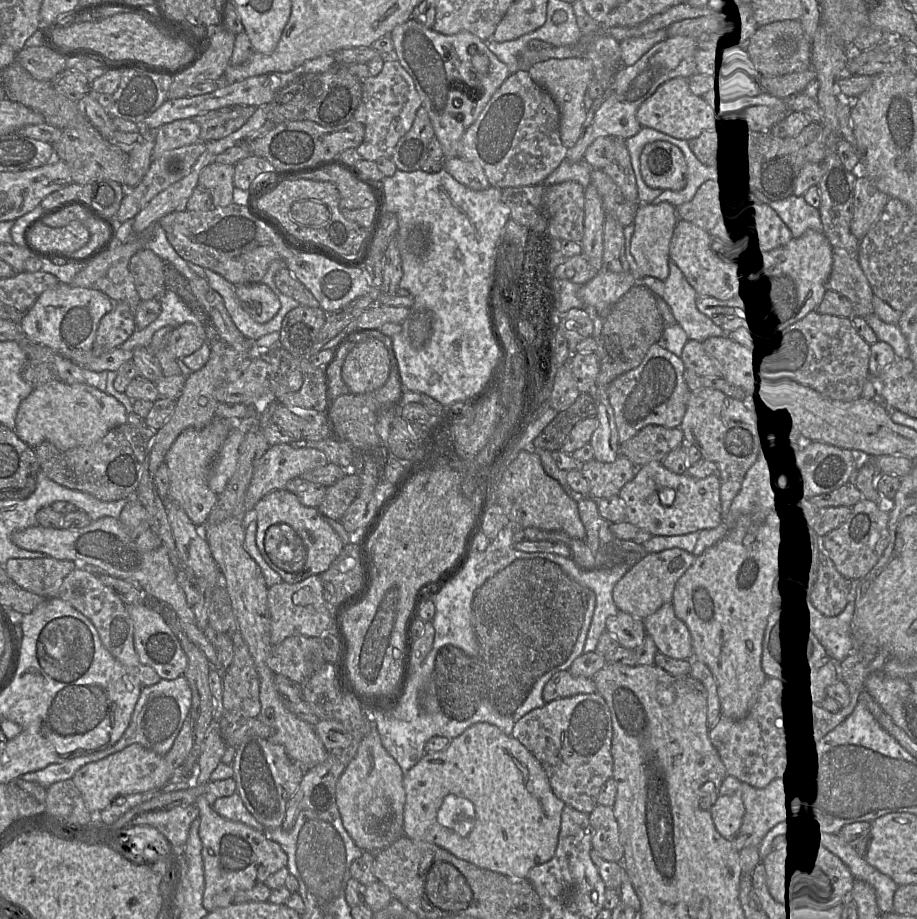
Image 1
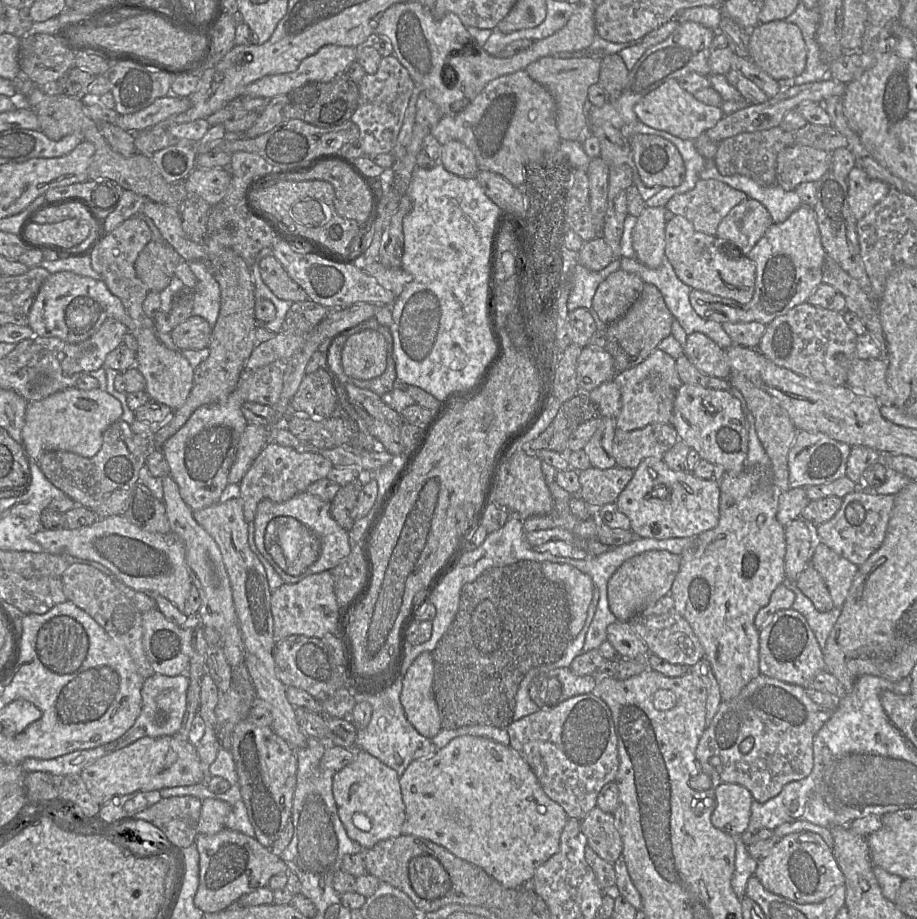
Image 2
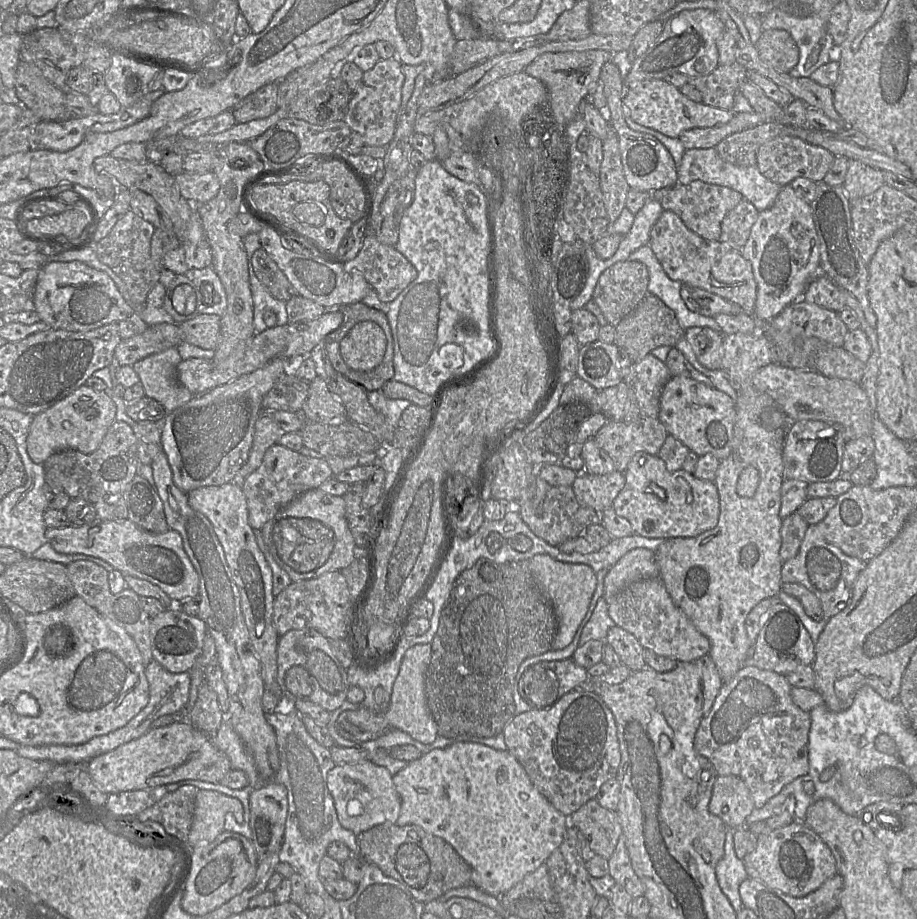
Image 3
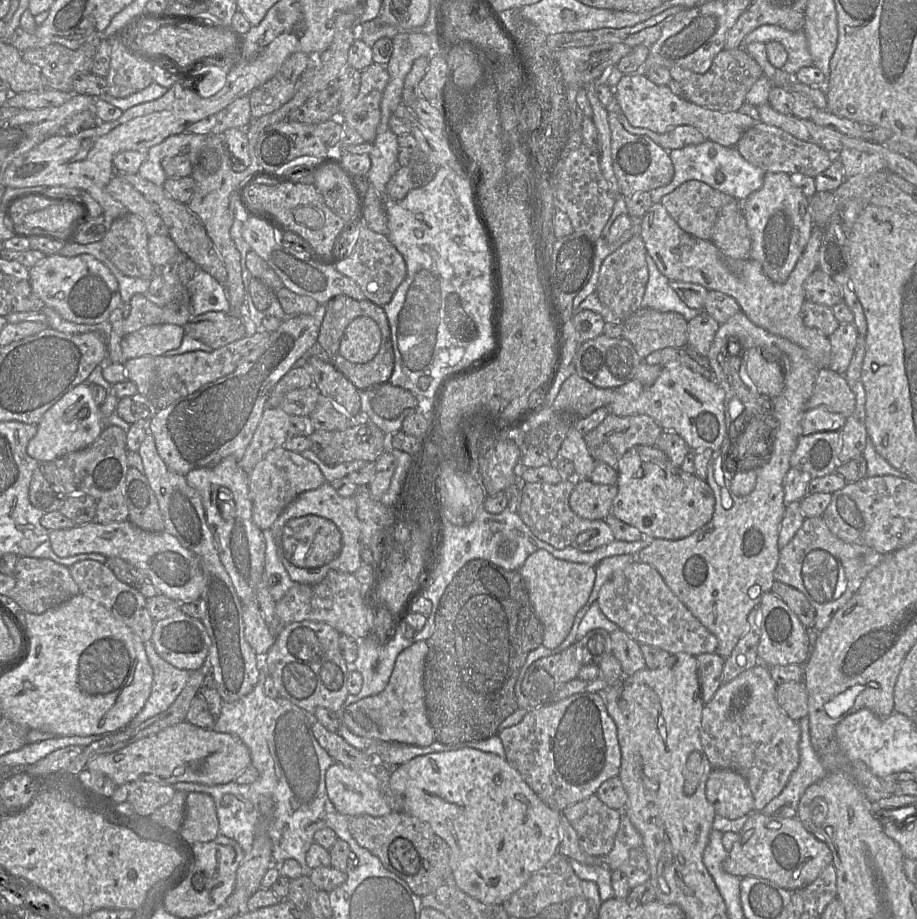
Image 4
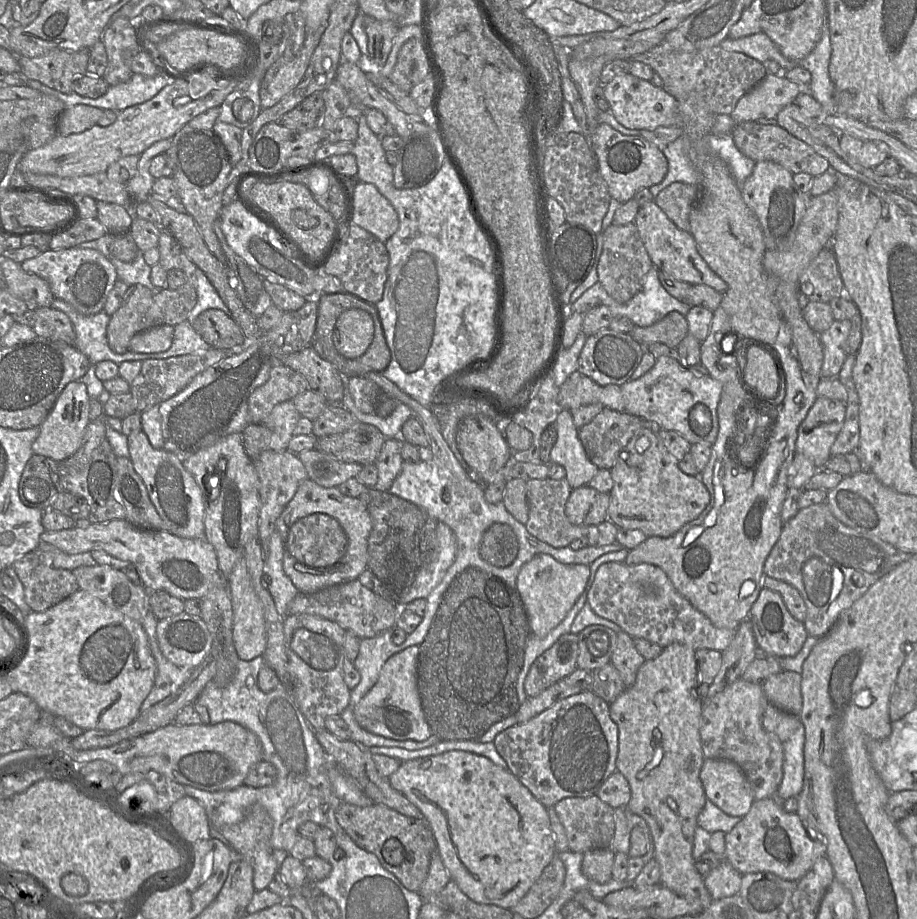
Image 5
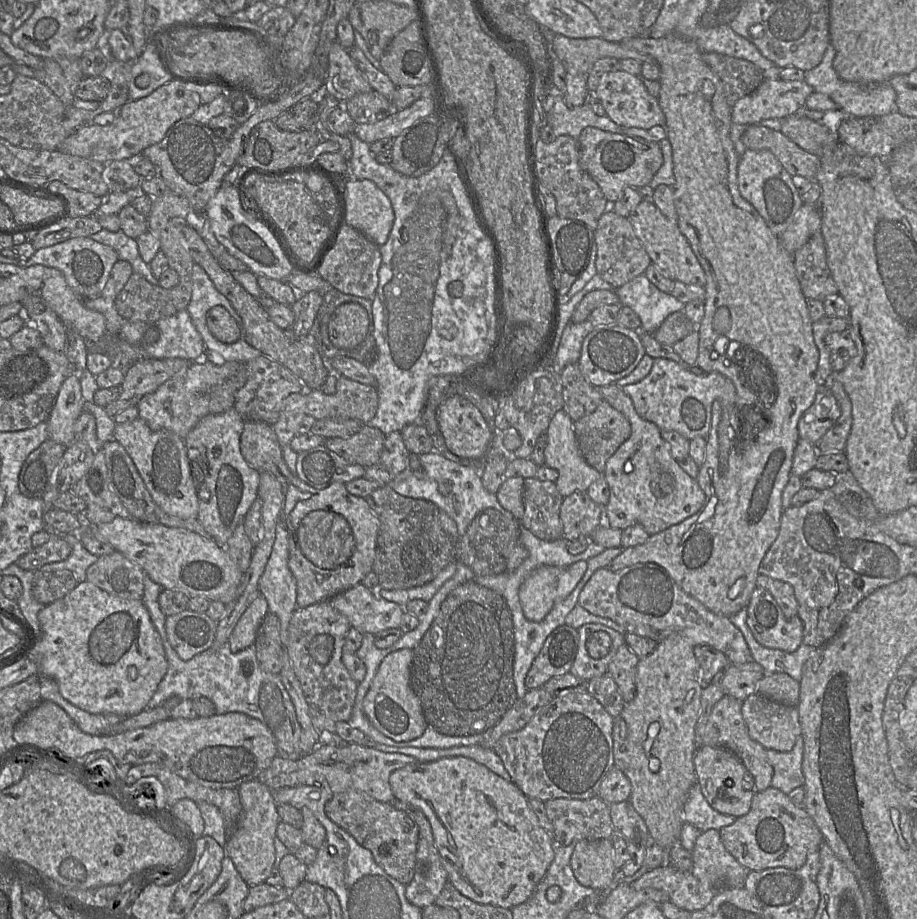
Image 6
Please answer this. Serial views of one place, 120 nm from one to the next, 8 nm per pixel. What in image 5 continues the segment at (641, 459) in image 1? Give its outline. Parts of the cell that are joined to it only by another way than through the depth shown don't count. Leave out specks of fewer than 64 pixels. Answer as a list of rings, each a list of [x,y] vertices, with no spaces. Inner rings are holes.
[[[604,407],[588,424],[578,429],[578,436],[591,462],[599,469],[610,470],[621,450],[644,427],[651,427],[651,423],[636,415]]]

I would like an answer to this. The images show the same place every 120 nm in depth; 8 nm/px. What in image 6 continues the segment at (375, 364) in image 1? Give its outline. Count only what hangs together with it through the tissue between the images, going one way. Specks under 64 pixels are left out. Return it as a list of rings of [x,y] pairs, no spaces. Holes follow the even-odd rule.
[[[343,303],[330,317],[328,335],[335,347],[349,350],[365,340],[368,328],[366,309],[358,303]]]

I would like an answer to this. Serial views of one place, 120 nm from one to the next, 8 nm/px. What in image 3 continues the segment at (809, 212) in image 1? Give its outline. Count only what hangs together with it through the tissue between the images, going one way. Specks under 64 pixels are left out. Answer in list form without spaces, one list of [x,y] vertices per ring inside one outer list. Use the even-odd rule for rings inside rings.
[[[715,147],[686,149],[682,161],[678,165],[676,185],[685,185],[695,180],[736,190],[743,195],[745,200],[751,202],[759,212],[773,206],[781,189],[779,184],[762,174],[757,166],[741,167],[724,161]]]

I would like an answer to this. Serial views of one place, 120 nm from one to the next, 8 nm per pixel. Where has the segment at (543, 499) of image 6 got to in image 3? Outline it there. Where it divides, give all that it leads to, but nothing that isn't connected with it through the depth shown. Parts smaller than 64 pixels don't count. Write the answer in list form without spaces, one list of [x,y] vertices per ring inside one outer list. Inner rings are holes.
[[[551,486],[546,492],[542,507],[533,507],[530,500],[519,500],[520,516],[529,529],[552,546],[559,546],[567,540],[581,536],[590,525],[601,524],[601,513],[581,505],[572,486]]]

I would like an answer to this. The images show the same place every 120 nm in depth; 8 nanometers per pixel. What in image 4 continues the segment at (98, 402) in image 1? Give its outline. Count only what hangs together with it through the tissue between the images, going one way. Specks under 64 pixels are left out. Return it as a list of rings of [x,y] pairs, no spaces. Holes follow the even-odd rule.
[[[81,383],[67,392],[42,416],[36,435],[28,442],[27,453],[38,462],[57,458],[90,446],[102,433],[106,424],[88,383]]]

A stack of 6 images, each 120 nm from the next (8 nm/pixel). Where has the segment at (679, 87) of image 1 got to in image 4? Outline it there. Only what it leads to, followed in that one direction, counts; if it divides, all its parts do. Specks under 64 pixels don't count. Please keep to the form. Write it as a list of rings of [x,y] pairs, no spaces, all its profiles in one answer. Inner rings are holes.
[[[624,74],[614,87],[614,96],[634,127],[664,134],[678,126],[693,126],[708,140],[735,147],[742,135],[758,121],[738,111],[720,112],[694,104],[676,95],[668,85],[657,85],[643,74]]]

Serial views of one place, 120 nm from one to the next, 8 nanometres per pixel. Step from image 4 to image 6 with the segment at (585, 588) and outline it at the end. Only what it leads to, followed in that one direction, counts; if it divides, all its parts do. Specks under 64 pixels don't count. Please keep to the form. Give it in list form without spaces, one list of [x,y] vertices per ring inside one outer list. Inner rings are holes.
[[[587,561],[567,568],[541,565],[533,570],[519,589],[524,616],[533,622],[542,621],[558,601],[574,590],[586,570]]]

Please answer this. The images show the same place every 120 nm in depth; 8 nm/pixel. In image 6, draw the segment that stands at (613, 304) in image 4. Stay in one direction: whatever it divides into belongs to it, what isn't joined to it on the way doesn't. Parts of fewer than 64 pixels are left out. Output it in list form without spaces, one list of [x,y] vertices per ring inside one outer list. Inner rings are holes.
[[[614,211],[604,212],[599,218],[598,226],[594,231],[594,241],[597,246],[597,274],[614,288],[618,288],[636,276],[644,274],[647,267],[652,263],[628,218],[620,216]]]

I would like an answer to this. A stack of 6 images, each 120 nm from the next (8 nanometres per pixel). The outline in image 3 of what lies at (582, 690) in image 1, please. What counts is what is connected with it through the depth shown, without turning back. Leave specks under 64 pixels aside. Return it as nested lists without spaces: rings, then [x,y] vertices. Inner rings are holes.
[[[572,658],[531,665],[521,677],[520,696],[531,708],[549,708],[562,696],[590,679],[587,669]]]

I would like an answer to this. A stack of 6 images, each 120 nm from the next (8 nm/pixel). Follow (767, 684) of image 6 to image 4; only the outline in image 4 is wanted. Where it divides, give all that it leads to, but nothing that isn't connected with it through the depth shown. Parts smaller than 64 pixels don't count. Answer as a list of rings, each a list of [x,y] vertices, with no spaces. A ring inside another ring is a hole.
[[[789,681],[778,685],[777,701],[792,720],[799,721],[808,716],[808,693],[804,681]]]

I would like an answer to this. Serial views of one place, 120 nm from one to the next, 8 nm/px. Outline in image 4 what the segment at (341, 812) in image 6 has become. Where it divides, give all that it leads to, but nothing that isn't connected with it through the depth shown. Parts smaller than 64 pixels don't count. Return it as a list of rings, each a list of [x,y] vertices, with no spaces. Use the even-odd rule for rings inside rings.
[[[392,811],[379,817],[366,814],[349,817],[348,829],[361,847],[375,855],[388,871],[405,881],[414,894],[423,897],[452,883],[450,848],[428,823],[404,811]]]

